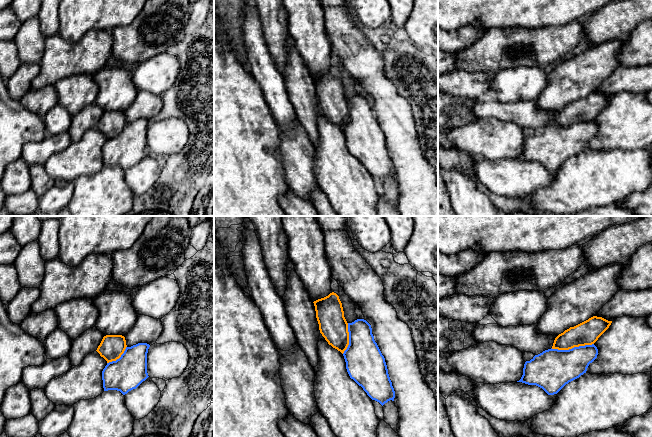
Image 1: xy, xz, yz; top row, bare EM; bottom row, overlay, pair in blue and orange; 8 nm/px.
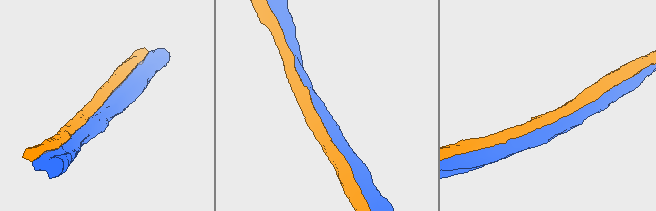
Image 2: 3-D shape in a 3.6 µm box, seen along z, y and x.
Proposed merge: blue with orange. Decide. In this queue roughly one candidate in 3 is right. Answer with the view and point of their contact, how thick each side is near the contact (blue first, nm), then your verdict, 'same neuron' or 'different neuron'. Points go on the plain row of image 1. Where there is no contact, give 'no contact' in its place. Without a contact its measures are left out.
meets blue in yz at (572, 124); 320 nm thick on the blue side, 190 nm on the other; different neuron

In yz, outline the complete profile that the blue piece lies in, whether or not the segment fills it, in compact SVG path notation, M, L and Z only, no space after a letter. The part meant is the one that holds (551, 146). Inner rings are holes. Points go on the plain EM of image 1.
M594 120L569 126L545 126L525 138L523 151L517 158L536 161L548 171L557 170L566 160L586 149L597 131Z

